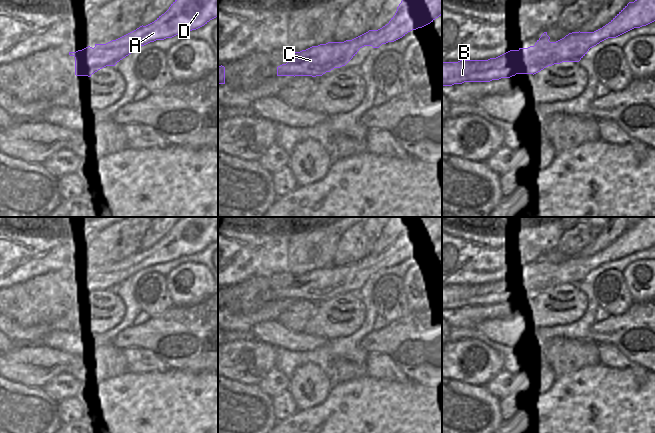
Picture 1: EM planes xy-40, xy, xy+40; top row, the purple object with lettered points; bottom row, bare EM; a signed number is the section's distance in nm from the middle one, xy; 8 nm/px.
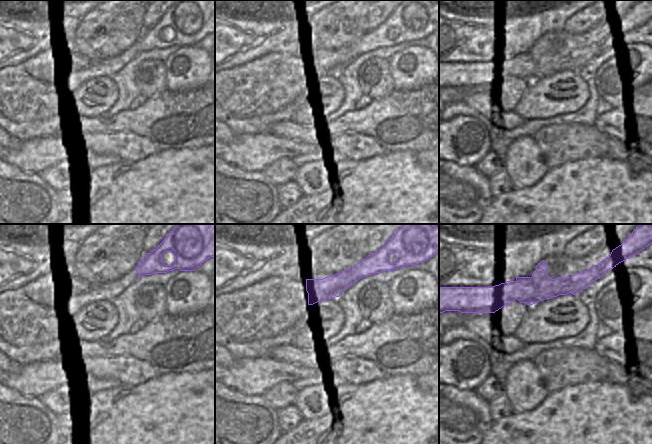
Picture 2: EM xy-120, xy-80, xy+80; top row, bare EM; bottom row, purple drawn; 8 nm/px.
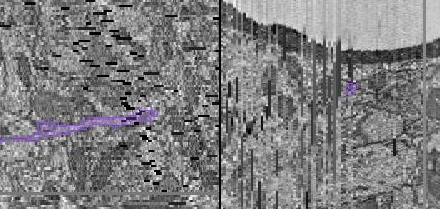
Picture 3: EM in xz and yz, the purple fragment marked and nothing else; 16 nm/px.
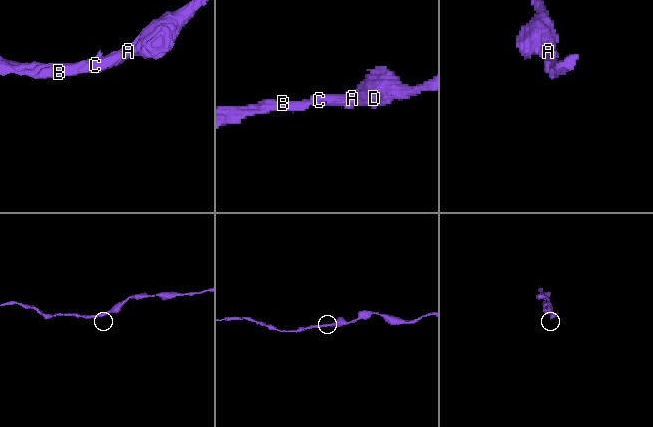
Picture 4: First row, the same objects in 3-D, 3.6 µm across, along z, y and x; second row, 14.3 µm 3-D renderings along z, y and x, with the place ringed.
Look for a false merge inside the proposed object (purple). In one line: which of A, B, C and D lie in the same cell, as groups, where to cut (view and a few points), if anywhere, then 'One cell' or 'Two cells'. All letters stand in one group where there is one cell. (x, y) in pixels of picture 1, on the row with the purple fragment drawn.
Groups: A B C D. No split. One cell.

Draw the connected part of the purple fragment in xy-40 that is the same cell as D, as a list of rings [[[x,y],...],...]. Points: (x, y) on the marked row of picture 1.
[[[175,0],[164,14],[146,26],[106,44],[69,52],[75,57],[75,75],[91,77],[106,66],[115,66],[140,46],[196,30],[216,17],[218,0]]]

